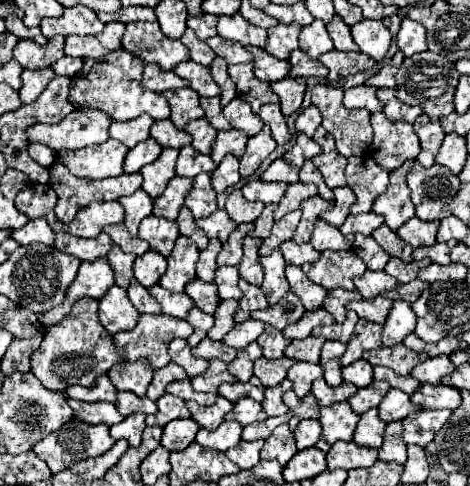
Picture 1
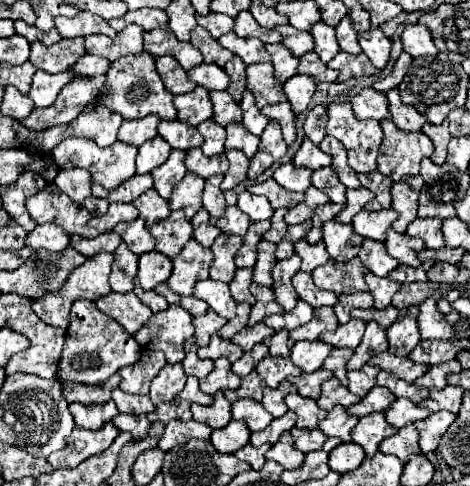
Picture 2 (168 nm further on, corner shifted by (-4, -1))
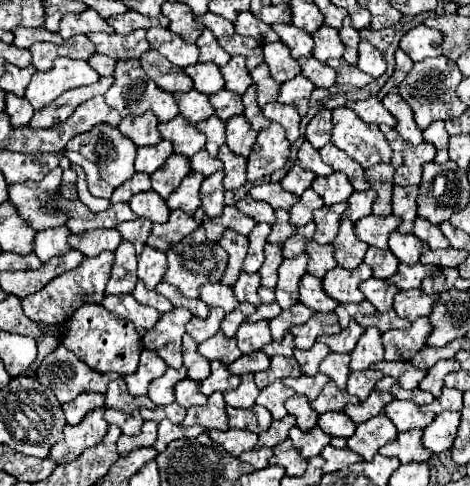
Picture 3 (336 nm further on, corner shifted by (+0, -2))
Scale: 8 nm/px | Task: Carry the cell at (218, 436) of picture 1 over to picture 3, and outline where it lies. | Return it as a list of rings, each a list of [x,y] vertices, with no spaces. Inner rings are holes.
[[[228,429],[228,431],[210,431],[208,433],[212,437],[212,441],[220,443],[224,449],[228,449],[228,453],[232,453],[234,457],[238,457],[240,453],[254,449],[258,435],[250,433],[250,431],[242,431],[242,429]]]

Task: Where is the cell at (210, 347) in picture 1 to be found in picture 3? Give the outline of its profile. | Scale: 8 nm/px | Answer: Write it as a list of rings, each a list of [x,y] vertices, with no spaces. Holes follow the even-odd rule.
[[[216,333],[214,337],[210,337],[208,341],[204,341],[204,343],[200,343],[198,345],[198,351],[206,357],[206,359],[218,359],[220,363],[224,363],[224,365],[230,365],[232,361],[236,361],[242,353],[240,353],[240,349],[238,349],[238,345],[236,345],[236,339],[228,339],[228,337],[224,337],[224,333]]]

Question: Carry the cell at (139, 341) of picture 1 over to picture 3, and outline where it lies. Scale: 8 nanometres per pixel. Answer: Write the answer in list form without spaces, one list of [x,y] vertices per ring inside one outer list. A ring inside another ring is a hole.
[[[172,309],[164,313],[158,319],[156,327],[142,337],[144,347],[156,351],[168,363],[168,367],[180,369],[182,367],[180,343],[182,343],[182,335],[186,333],[184,327],[190,319],[192,313],[188,309]]]

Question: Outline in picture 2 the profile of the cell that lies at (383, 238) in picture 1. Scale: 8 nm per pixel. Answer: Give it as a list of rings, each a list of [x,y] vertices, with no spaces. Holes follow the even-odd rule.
[[[388,228],[388,238],[386,238],[386,250],[392,258],[396,258],[400,264],[408,264],[412,268],[420,266],[418,254],[426,248],[420,238],[412,238],[408,234],[398,234],[392,228]]]

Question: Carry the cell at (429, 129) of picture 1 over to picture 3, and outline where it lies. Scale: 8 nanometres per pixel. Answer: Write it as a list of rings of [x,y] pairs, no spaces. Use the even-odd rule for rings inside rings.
[[[436,121],[432,123],[426,131],[424,131],[424,141],[432,143],[436,147],[436,163],[446,163],[448,161],[448,133],[444,129],[444,121]]]

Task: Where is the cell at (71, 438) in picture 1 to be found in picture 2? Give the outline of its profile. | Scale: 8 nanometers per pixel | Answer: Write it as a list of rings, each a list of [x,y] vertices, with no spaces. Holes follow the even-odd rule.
[[[112,422],[100,430],[86,430],[86,428],[76,426],[68,438],[66,448],[52,452],[46,460],[54,470],[76,468],[86,458],[98,456],[100,452],[104,452],[114,442],[116,436],[118,436],[118,430]]]

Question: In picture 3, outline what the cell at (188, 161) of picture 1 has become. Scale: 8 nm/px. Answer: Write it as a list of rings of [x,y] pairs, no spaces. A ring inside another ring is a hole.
[[[202,149],[202,151],[198,151],[198,153],[190,159],[190,167],[192,167],[192,171],[198,171],[198,173],[202,173],[202,175],[208,177],[208,175],[220,171],[220,169],[222,169],[222,163],[220,163],[218,159],[210,157],[206,149]]]

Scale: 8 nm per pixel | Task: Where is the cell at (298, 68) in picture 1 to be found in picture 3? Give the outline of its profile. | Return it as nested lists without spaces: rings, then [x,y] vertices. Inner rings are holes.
[[[300,57],[298,59],[302,75],[306,75],[310,81],[314,81],[316,87],[330,87],[336,81],[334,69],[330,69],[326,63],[320,63],[314,57]]]

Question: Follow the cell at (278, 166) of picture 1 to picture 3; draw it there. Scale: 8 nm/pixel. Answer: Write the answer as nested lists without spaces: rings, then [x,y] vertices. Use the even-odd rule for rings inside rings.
[[[294,165],[290,171],[288,171],[288,175],[280,181],[280,185],[286,189],[286,191],[290,191],[290,193],[294,193],[294,195],[302,195],[304,193],[304,189],[308,189],[310,185],[312,185],[312,181],[316,179],[316,175],[312,173],[312,171],[306,171],[306,169],[302,169],[300,165]]]

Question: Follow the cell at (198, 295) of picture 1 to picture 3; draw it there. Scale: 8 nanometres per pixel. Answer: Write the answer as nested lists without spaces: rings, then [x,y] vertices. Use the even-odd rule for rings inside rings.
[[[206,283],[200,287],[200,299],[206,301],[208,307],[222,307],[226,313],[236,309],[238,301],[232,289],[224,283]]]

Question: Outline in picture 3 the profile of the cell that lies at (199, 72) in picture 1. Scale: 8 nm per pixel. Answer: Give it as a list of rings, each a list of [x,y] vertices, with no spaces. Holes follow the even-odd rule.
[[[196,63],[196,65],[186,67],[184,71],[194,81],[194,89],[198,89],[200,93],[212,95],[224,87],[222,73],[220,73],[218,65],[214,65],[214,63]]]

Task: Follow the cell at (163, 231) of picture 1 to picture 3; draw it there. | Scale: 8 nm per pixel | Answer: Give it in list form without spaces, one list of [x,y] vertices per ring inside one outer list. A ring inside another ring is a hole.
[[[176,209],[176,211],[170,211],[168,223],[152,227],[152,233],[150,233],[150,237],[148,237],[146,243],[150,247],[154,247],[154,249],[166,251],[166,249],[170,249],[170,245],[174,245],[180,239],[184,239],[196,227],[198,227],[198,223],[188,213]]]

